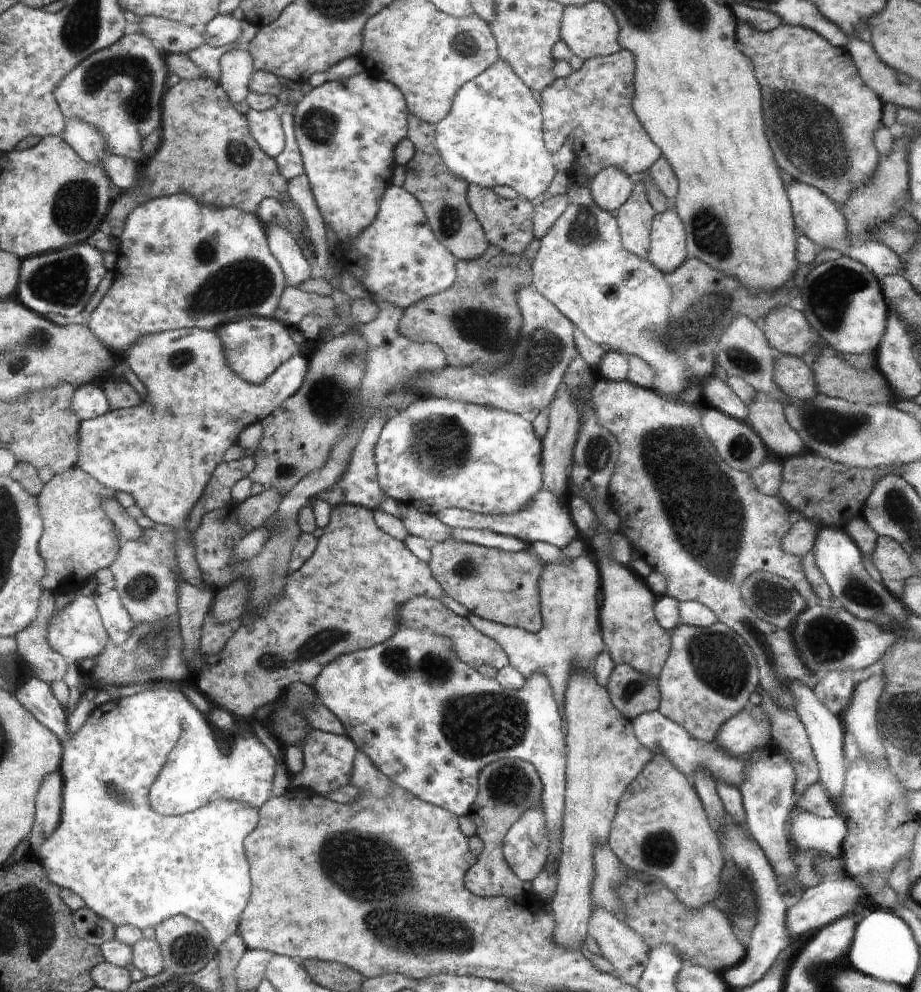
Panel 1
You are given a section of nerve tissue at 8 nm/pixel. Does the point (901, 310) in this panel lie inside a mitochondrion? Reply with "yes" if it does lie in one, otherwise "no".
no

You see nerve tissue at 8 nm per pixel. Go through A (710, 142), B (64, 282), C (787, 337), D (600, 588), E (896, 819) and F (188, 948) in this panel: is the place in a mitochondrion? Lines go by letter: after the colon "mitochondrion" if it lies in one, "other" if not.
A: other
B: mitochondrion
C: other
D: other
E: other
F: mitochondrion

